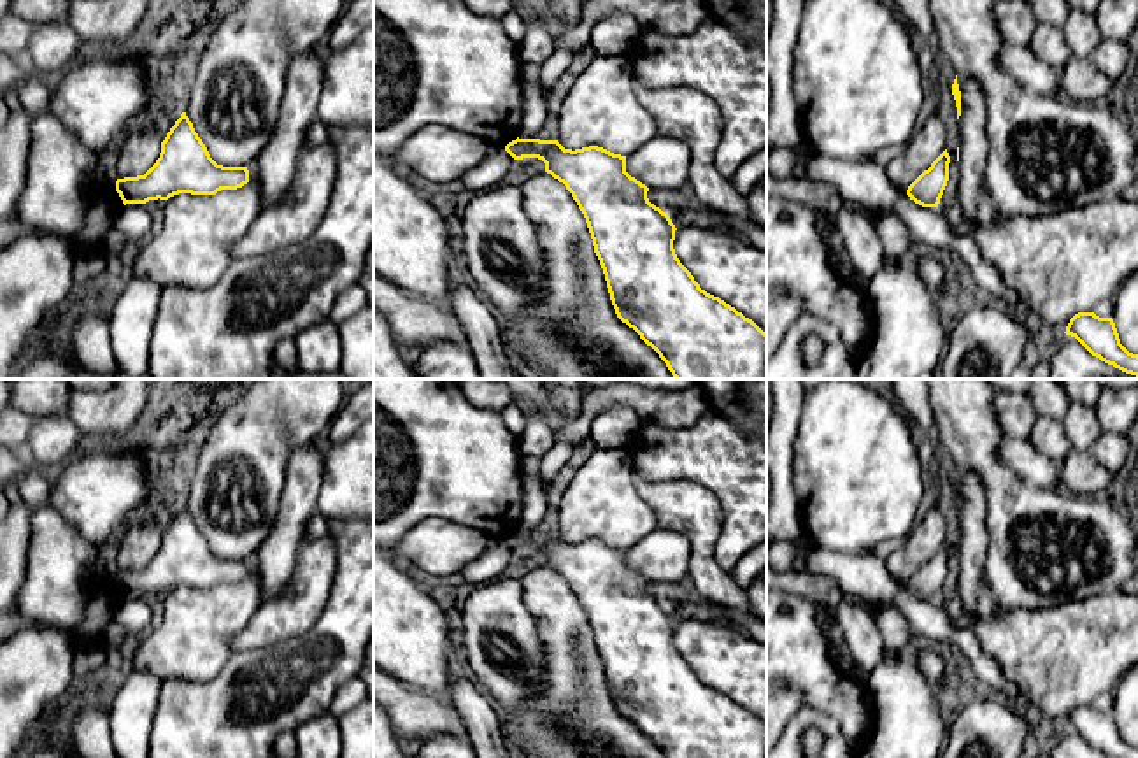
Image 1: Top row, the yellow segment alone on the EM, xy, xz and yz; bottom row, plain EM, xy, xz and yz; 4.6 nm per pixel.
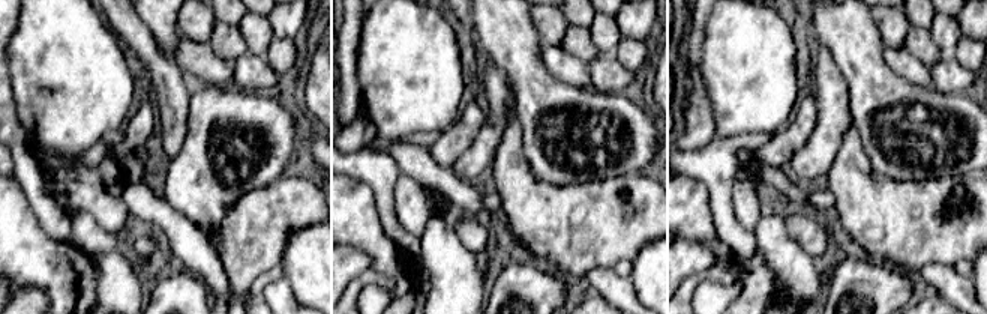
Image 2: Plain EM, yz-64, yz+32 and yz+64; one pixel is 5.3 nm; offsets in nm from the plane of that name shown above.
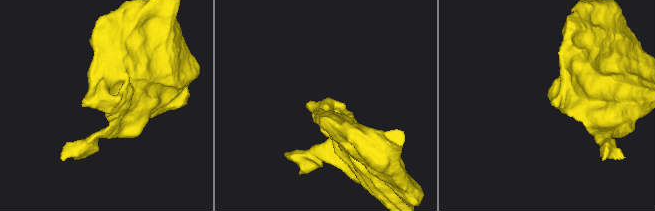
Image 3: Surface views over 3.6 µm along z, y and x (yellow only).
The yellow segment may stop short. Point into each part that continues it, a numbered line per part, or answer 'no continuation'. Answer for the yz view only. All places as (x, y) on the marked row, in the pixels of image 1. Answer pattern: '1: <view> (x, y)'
no continuation

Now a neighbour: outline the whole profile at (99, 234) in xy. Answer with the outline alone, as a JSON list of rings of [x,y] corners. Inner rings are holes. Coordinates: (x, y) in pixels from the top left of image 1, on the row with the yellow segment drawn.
[[[91,181],[88,190],[88,218],[81,237],[70,240],[79,251],[102,251],[114,268],[126,265],[135,246],[117,232],[114,219],[123,209],[116,186],[103,188]]]

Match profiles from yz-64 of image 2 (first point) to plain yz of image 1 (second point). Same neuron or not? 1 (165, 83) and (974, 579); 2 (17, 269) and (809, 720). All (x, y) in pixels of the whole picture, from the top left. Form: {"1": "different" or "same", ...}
{"1": "same", "2": "different"}

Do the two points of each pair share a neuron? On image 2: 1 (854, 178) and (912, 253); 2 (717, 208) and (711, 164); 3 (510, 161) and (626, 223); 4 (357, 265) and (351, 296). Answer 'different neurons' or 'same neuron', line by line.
1: same neuron
2: same neuron
3: same neuron
4: different neurons

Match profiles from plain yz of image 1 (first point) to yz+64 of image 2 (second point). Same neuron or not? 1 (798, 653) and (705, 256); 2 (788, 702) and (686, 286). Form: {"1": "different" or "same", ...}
{"1": "different", "2": "different"}

